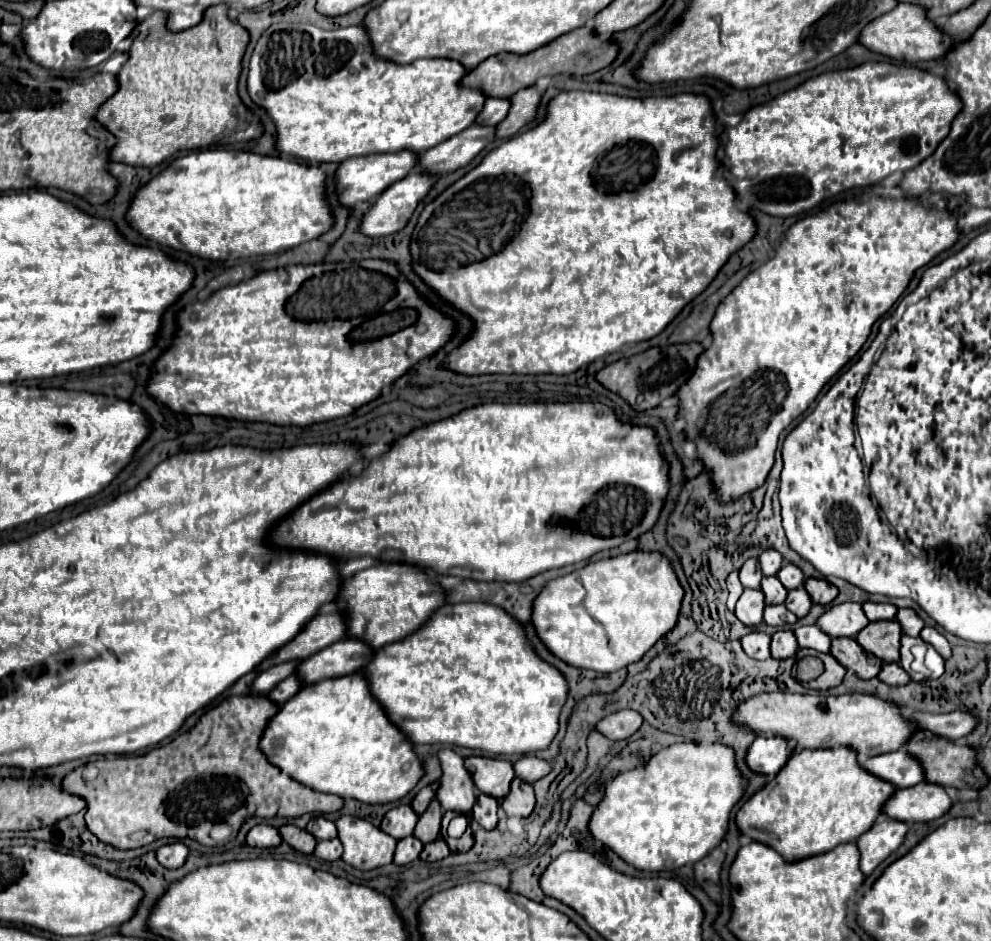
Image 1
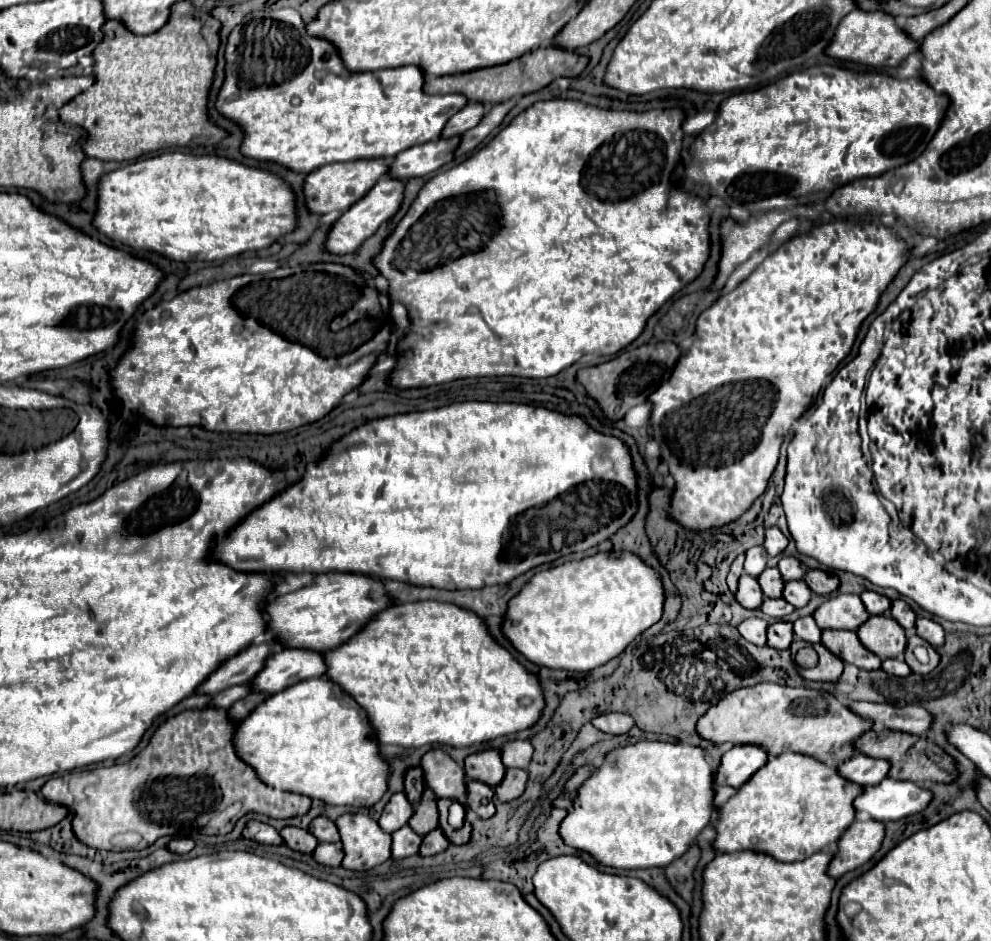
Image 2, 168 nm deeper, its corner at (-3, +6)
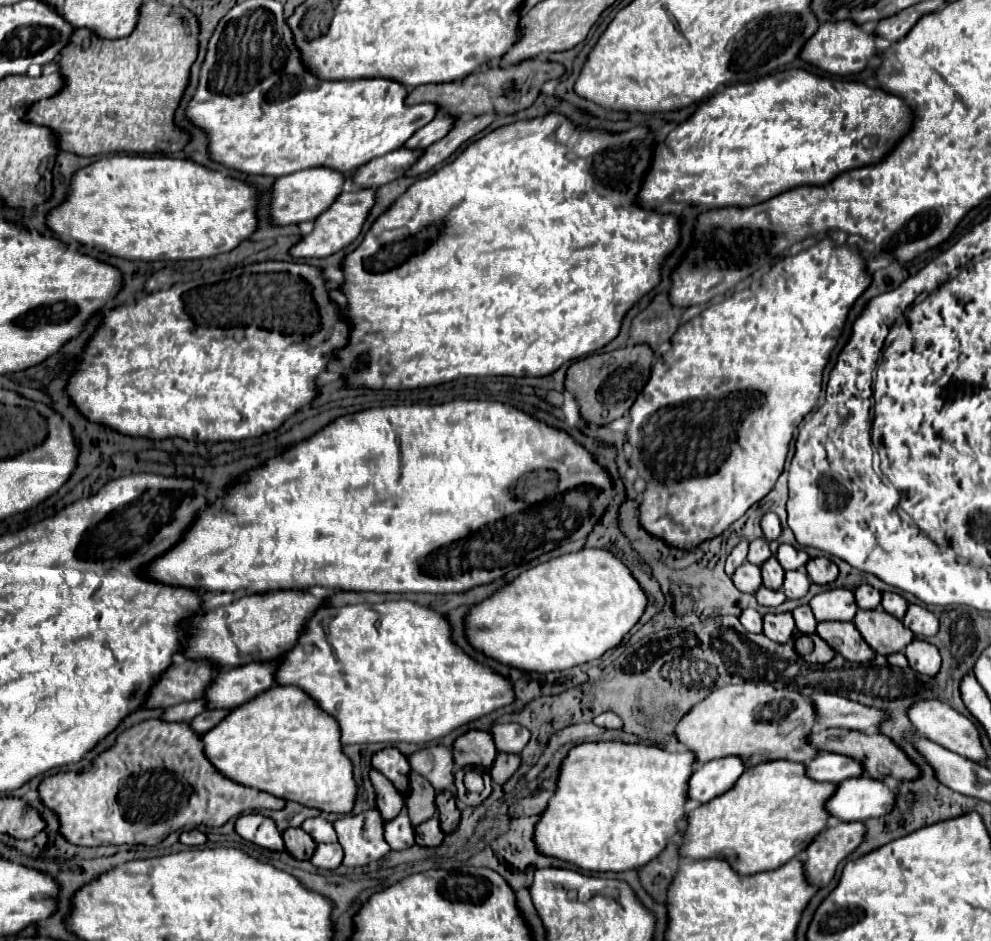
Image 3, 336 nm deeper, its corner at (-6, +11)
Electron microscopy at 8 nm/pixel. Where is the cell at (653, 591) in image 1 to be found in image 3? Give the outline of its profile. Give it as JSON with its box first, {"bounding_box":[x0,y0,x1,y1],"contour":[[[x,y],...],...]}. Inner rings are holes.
{"bounding_box":[466,548,648,672],"contour":[[[584,548],[522,572],[494,596],[476,604],[466,616],[466,634],[478,650],[498,662],[526,672],[554,672],[598,660],[606,650],[618,646],[638,624],[648,602],[646,592],[636,578],[632,578],[632,572],[624,562],[620,562],[620,558],[616,558],[610,550]]]}

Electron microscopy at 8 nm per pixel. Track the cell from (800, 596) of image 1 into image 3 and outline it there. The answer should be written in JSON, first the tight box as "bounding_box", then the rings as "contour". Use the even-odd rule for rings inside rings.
{"bounding_box":[784,570,810,600],"contour":[[[794,570],[794,572],[786,572],[786,578],[784,578],[784,594],[788,596],[788,600],[796,600],[796,598],[802,598],[808,588],[810,588],[810,578],[804,570]]]}

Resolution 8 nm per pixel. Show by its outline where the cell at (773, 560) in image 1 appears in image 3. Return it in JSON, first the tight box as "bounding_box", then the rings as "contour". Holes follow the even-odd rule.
{"bounding_box":[762,512,782,542],"contour":[[[772,512],[766,514],[766,516],[762,518],[762,530],[764,530],[764,538],[766,538],[768,542],[776,540],[776,538],[782,534],[782,526],[780,526],[778,516],[772,514]]]}

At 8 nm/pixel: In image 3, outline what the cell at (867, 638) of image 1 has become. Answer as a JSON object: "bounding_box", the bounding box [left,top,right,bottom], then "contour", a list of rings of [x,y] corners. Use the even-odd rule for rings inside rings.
{"bounding_box":[854,608,914,654],"contour":[[[880,608],[858,610],[854,624],[876,654],[902,652],[914,640],[914,634],[898,618]]]}

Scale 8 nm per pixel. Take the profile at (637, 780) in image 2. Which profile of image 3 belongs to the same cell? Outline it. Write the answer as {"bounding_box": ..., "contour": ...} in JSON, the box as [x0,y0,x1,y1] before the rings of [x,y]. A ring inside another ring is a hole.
{"bounding_box":[534,742,694,872],"contour":[[[588,742],[574,746],[562,762],[558,790],[536,824],[534,840],[538,850],[596,872],[624,872],[646,866],[656,854],[664,852],[668,840],[678,832],[678,822],[686,818],[684,804],[694,762],[692,752],[666,752],[652,744]]]}

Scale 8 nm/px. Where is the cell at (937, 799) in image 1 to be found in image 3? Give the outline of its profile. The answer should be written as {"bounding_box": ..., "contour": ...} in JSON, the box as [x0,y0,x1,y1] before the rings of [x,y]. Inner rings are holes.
{"bounding_box":[826,778,898,822],"contour":[[[848,778],[840,782],[836,794],[826,802],[826,808],[832,816],[854,822],[858,816],[880,818],[892,812],[896,806],[898,794],[890,790],[884,782],[874,778]]]}

